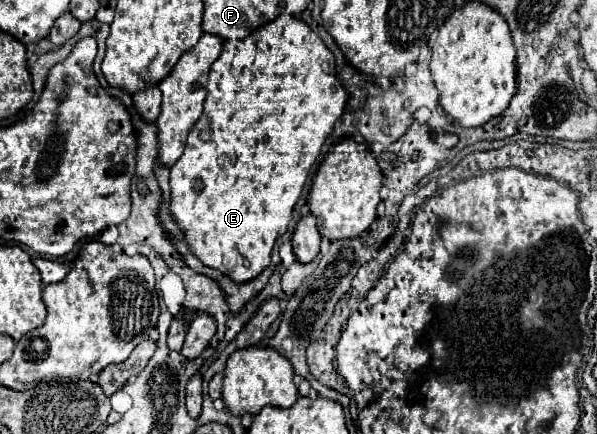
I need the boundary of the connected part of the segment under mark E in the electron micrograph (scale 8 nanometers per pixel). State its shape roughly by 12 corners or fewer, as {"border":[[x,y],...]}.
{"border":[[297,16],[227,40],[171,166],[193,254],[269,264],[349,94]]}

